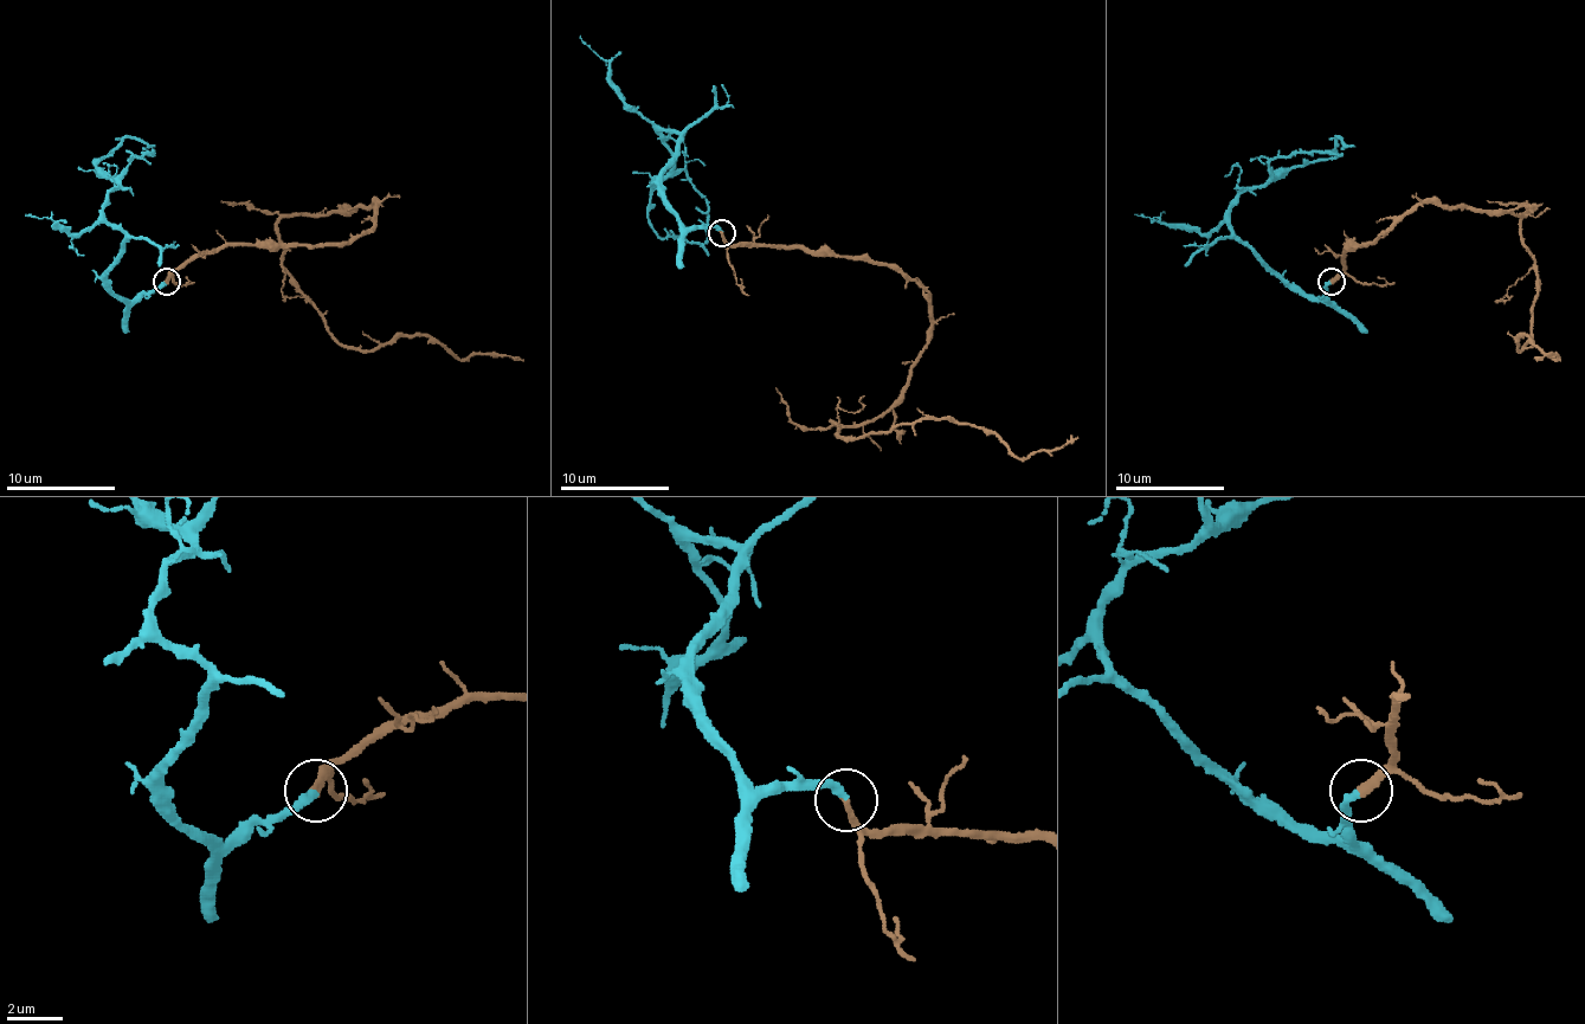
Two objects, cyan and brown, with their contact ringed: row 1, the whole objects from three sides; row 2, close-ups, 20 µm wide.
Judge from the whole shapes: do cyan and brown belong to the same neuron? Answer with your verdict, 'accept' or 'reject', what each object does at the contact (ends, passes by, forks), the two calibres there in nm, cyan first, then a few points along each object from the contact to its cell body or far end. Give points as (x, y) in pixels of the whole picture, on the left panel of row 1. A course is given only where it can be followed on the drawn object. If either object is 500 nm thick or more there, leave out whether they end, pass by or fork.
accept | cyan ends | brown ends | 280/280 nm | cyan via (166, 279), (130, 300), (109, 288), (126, 237), (103, 204), (120, 185), (95, 166), (128, 136), (155, 147) | brown via (166, 279), (229, 245), (342, 245), (378, 204), (277, 223), (283, 269), (332, 334), (522, 359)

